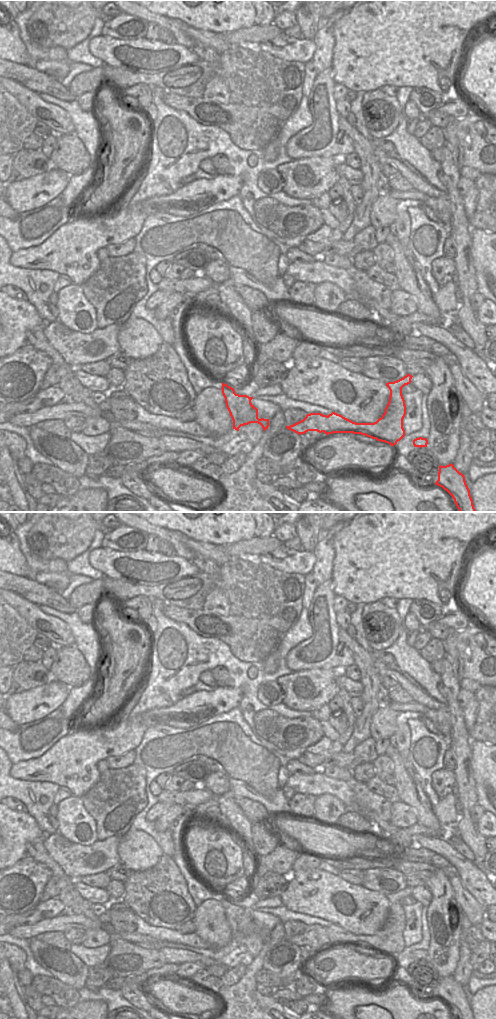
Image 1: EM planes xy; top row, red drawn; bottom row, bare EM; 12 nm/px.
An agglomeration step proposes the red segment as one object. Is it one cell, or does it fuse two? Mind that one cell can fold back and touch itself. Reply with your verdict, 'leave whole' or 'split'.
split

